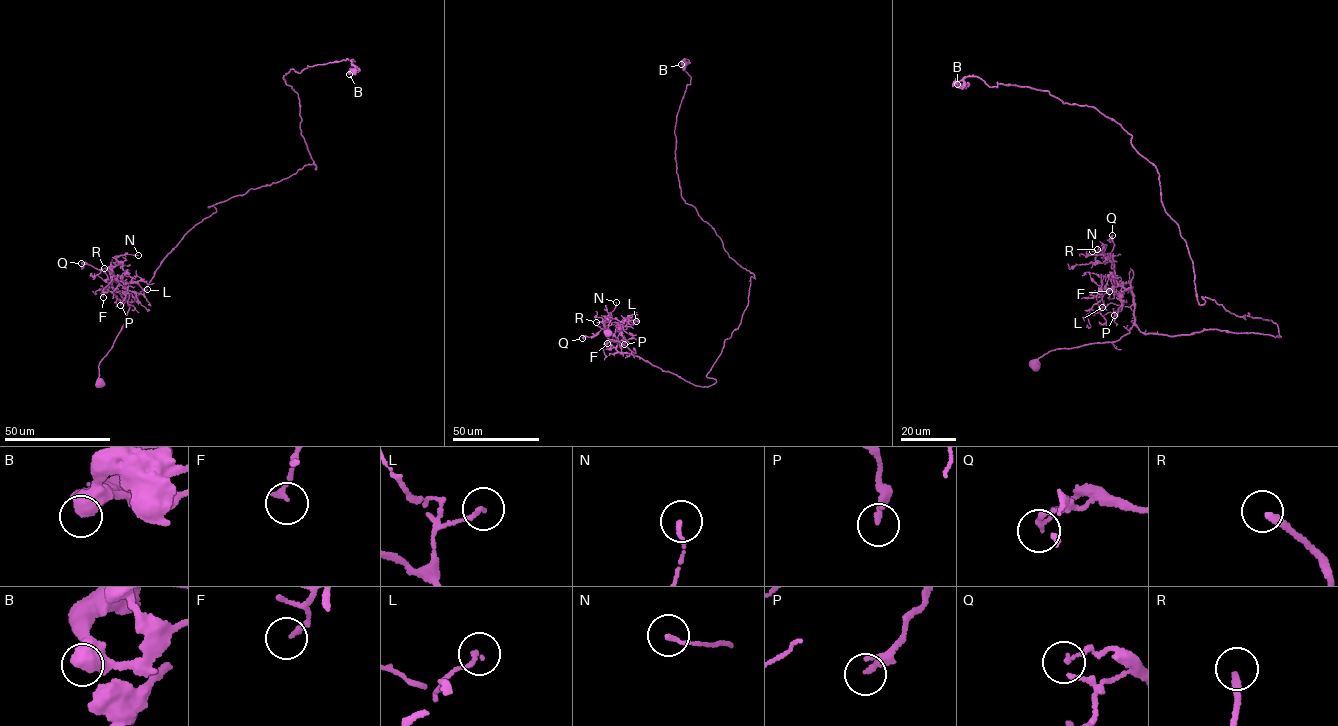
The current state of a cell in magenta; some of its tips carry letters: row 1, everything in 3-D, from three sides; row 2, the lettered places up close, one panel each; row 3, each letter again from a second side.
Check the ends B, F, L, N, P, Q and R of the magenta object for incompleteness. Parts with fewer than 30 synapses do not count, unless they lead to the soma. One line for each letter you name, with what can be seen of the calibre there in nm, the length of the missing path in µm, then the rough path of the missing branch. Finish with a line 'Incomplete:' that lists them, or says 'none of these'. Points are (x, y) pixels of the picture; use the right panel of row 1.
R: Thickness 240 nm. Missing length about 30 µm. Course of what is missing: (1097, 249), (1111, 235), (1108, 226), (1115, 212), (1109, 208), (1108, 202), (1103, 202)
Incomplete: R

